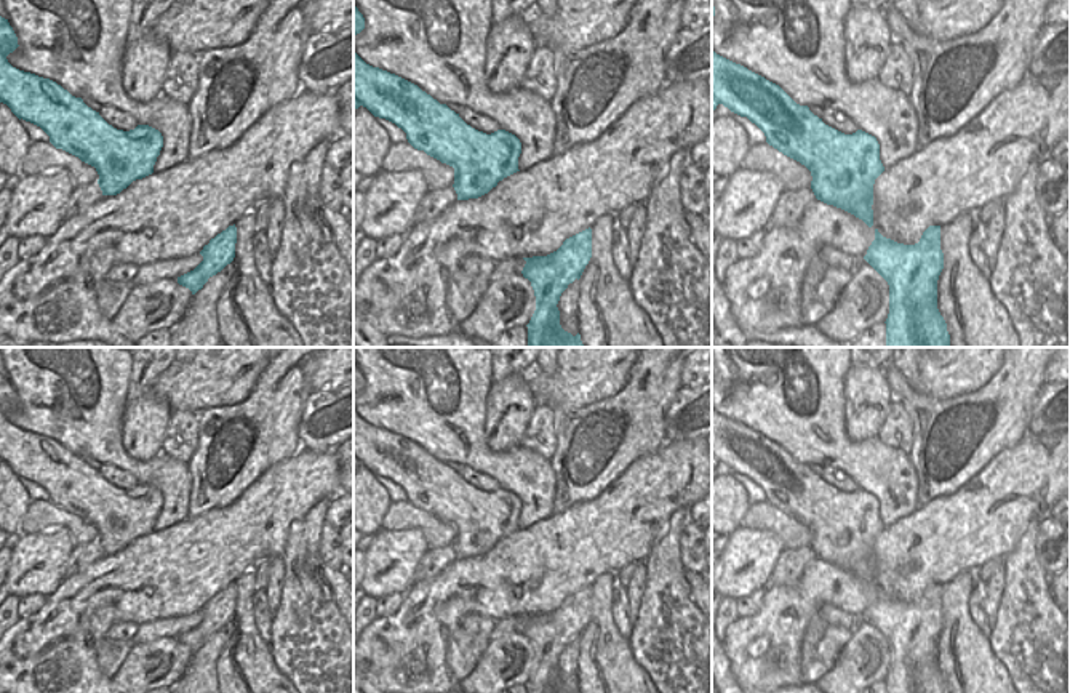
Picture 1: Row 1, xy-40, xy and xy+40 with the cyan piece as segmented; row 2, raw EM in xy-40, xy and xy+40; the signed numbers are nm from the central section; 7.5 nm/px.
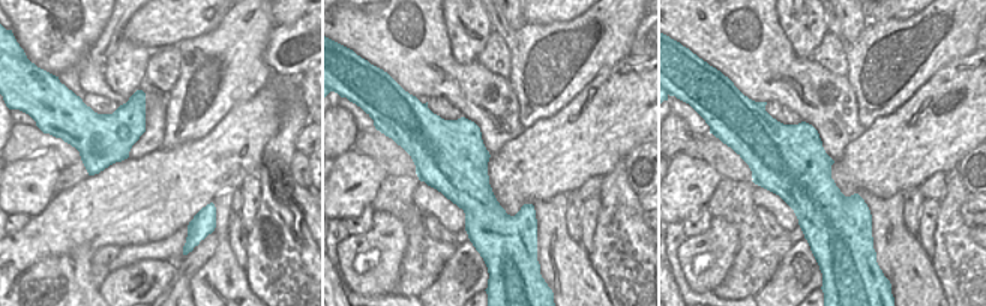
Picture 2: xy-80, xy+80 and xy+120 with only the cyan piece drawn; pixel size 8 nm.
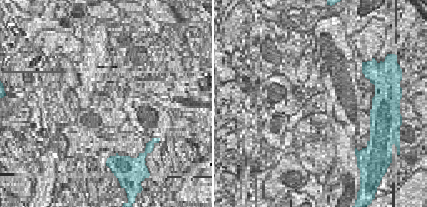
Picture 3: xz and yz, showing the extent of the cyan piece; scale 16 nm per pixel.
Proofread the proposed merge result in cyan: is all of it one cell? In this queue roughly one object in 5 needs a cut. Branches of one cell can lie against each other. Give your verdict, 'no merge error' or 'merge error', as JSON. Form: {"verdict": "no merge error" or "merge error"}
{"verdict": "no merge error"}

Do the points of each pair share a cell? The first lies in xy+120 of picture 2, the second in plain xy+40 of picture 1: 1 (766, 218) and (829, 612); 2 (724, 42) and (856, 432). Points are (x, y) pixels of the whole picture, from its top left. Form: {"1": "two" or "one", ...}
{"1": "one", "2": "two"}

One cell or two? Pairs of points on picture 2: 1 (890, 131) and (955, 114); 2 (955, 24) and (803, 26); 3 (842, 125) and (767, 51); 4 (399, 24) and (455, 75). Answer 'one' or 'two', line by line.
1: one
2: two
3: one
4: one

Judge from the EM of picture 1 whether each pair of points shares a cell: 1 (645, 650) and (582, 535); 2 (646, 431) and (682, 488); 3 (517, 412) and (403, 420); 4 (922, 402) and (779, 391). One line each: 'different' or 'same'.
1: different
2: different
3: different
4: different

